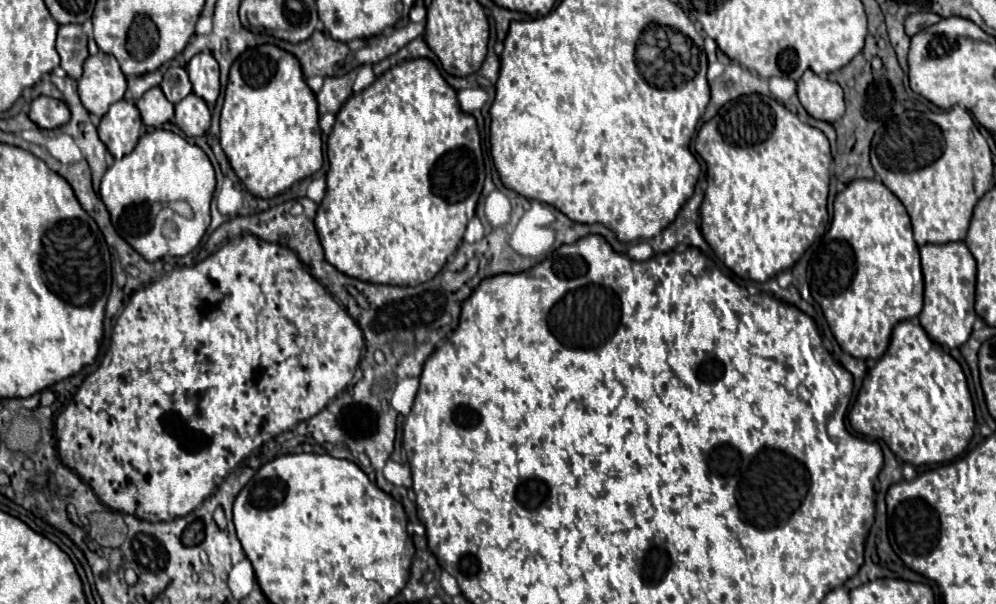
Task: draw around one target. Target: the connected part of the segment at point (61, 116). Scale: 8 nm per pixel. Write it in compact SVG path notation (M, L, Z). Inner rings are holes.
M38 97L32 101L28 117L42 129L56 129L68 123L70 109L64 101L52 97Z

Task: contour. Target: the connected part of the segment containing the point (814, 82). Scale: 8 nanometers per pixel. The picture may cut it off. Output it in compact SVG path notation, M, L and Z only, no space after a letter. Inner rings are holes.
M806 71L798 81L798 99L810 117L834 123L844 115L844 93L838 83Z

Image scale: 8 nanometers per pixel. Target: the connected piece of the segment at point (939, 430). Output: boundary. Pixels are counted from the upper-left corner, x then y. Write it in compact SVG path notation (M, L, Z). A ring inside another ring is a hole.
M900 321L892 329L886 353L868 371L862 389L848 413L848 421L854 431L872 439L882 439L900 461L912 463L914 467L934 465L952 461L968 447L974 431L974 405L958 361L952 359L944 347L934 343L920 325L912 321Z

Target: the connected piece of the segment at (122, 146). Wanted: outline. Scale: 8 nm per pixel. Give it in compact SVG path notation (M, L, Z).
M122 99L114 103L102 117L98 125L98 135L100 141L106 145L106 149L114 155L114 159L120 159L136 147L140 129L142 119L136 105Z

